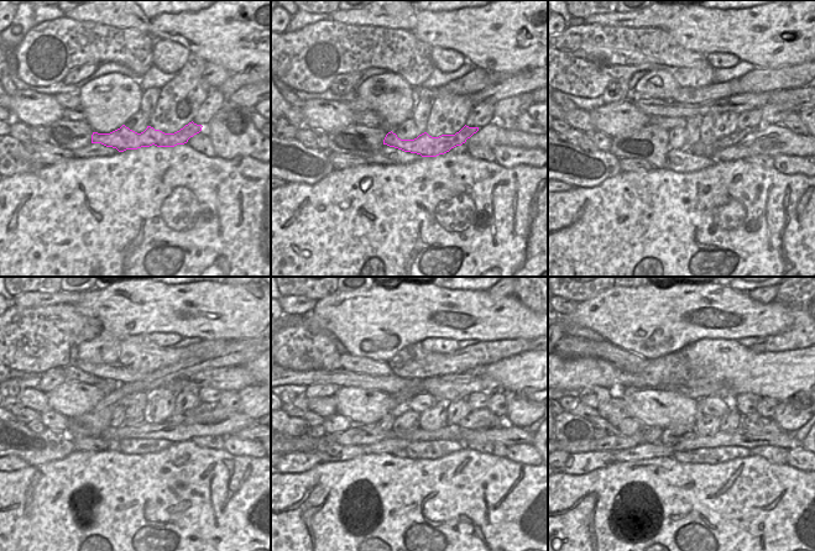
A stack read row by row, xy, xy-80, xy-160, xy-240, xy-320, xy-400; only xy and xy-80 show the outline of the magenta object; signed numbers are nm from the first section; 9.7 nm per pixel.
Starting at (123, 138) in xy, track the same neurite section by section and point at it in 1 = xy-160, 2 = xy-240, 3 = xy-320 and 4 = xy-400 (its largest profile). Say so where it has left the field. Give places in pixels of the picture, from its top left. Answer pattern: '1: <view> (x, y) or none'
1: xy-160 (699, 148)
2: xy-240 (174, 419)
3: xy-320 (482, 418)
4: xy-400 (755, 424)

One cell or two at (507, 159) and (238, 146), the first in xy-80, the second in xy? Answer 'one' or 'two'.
one

